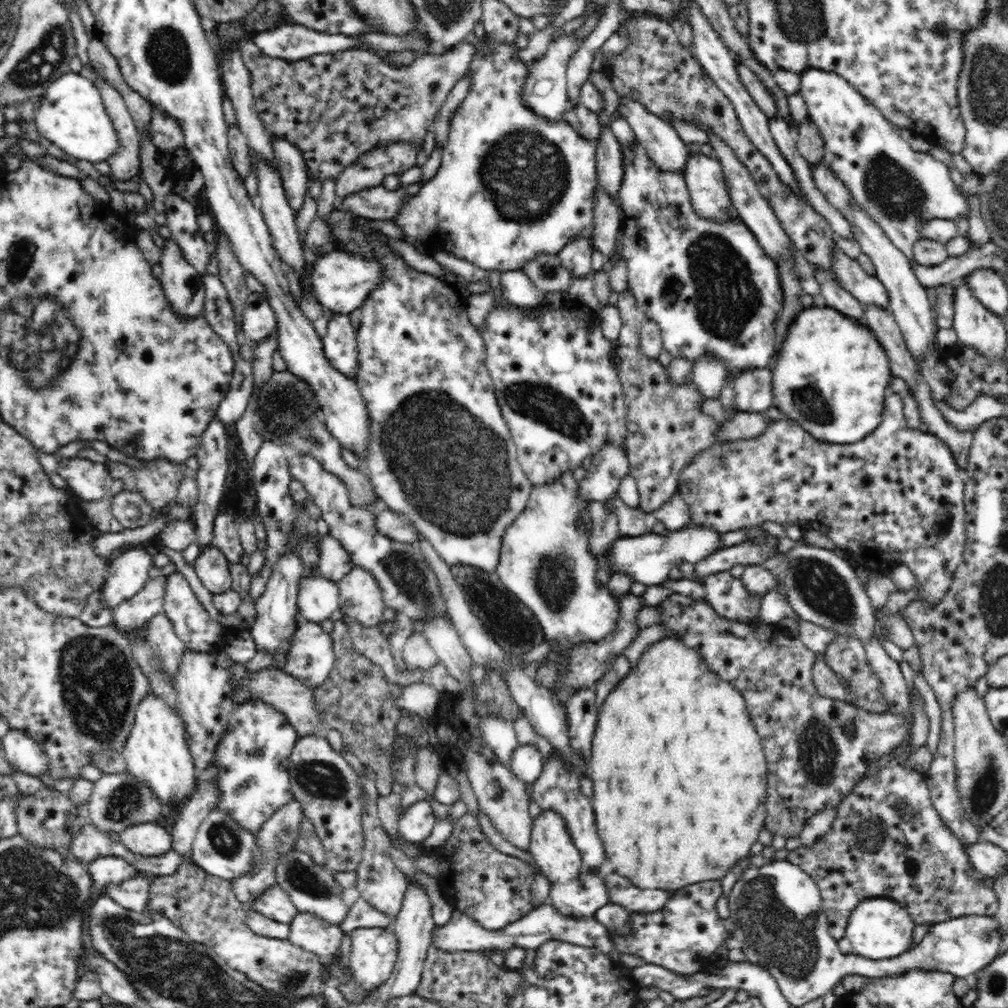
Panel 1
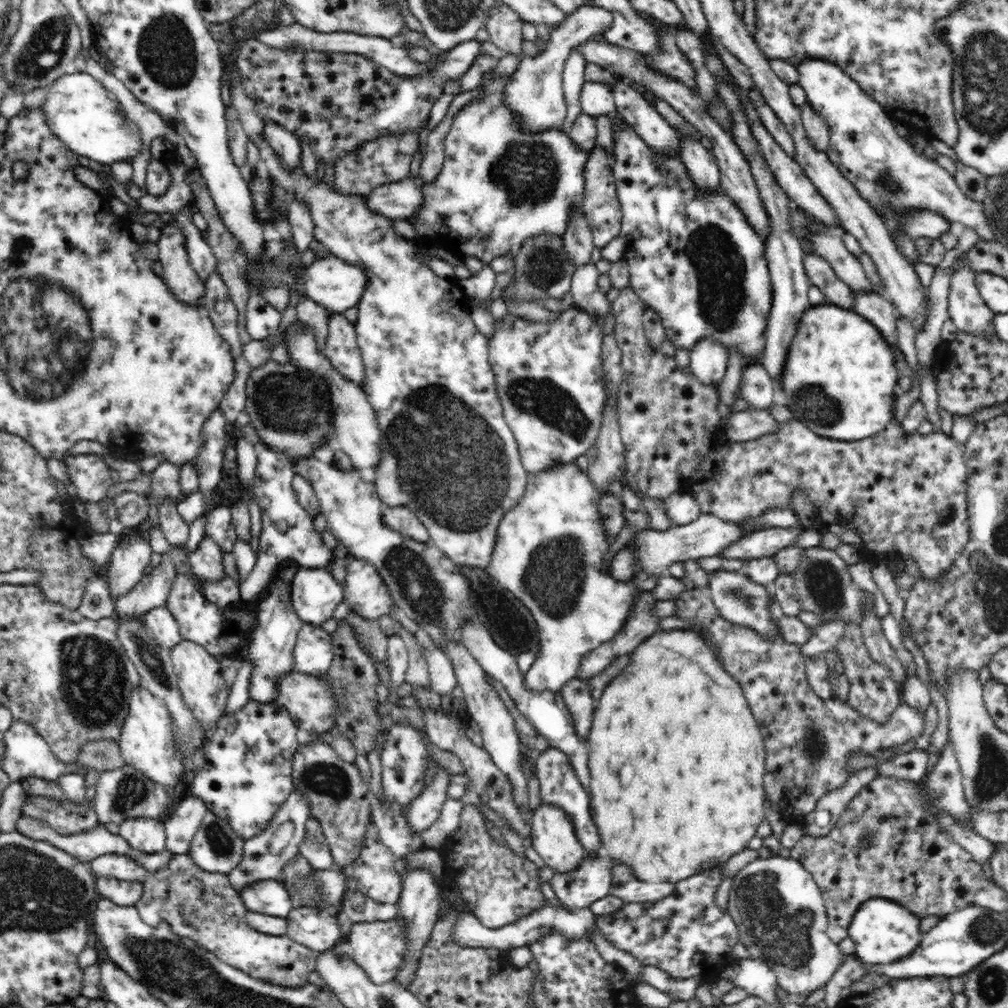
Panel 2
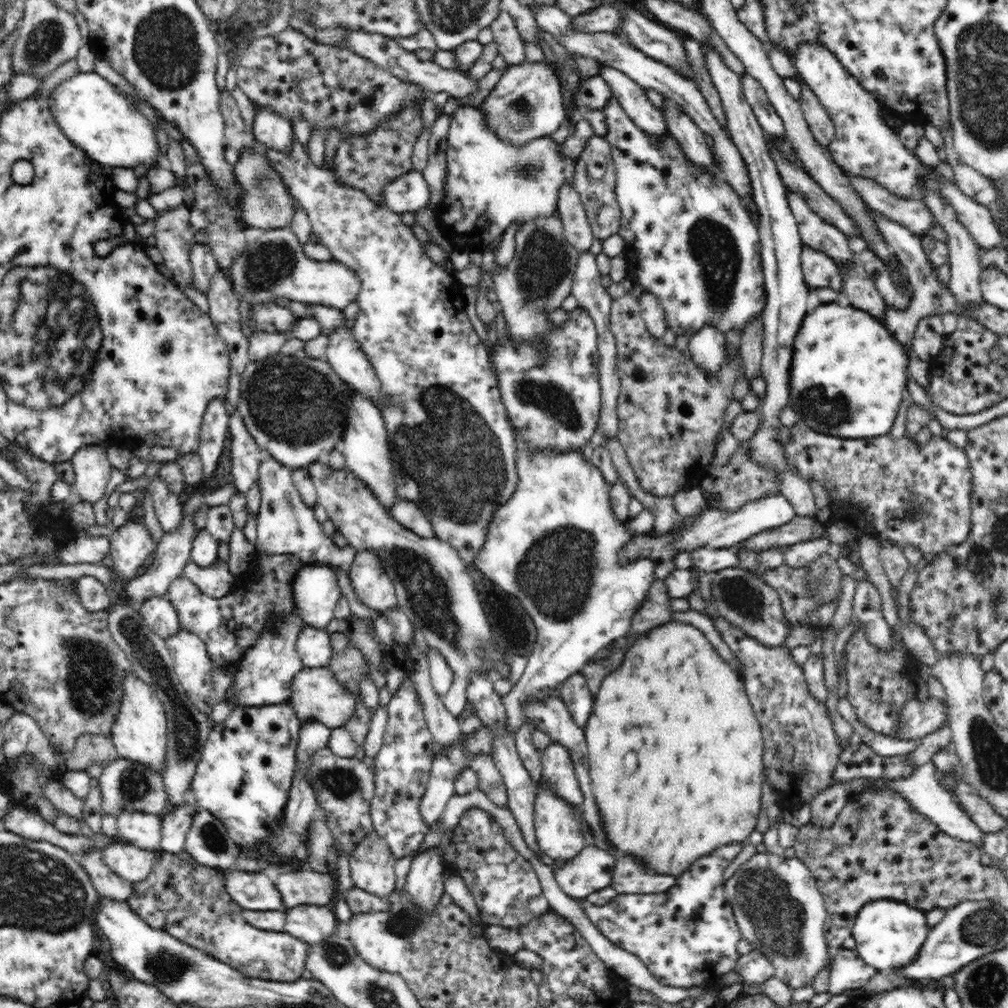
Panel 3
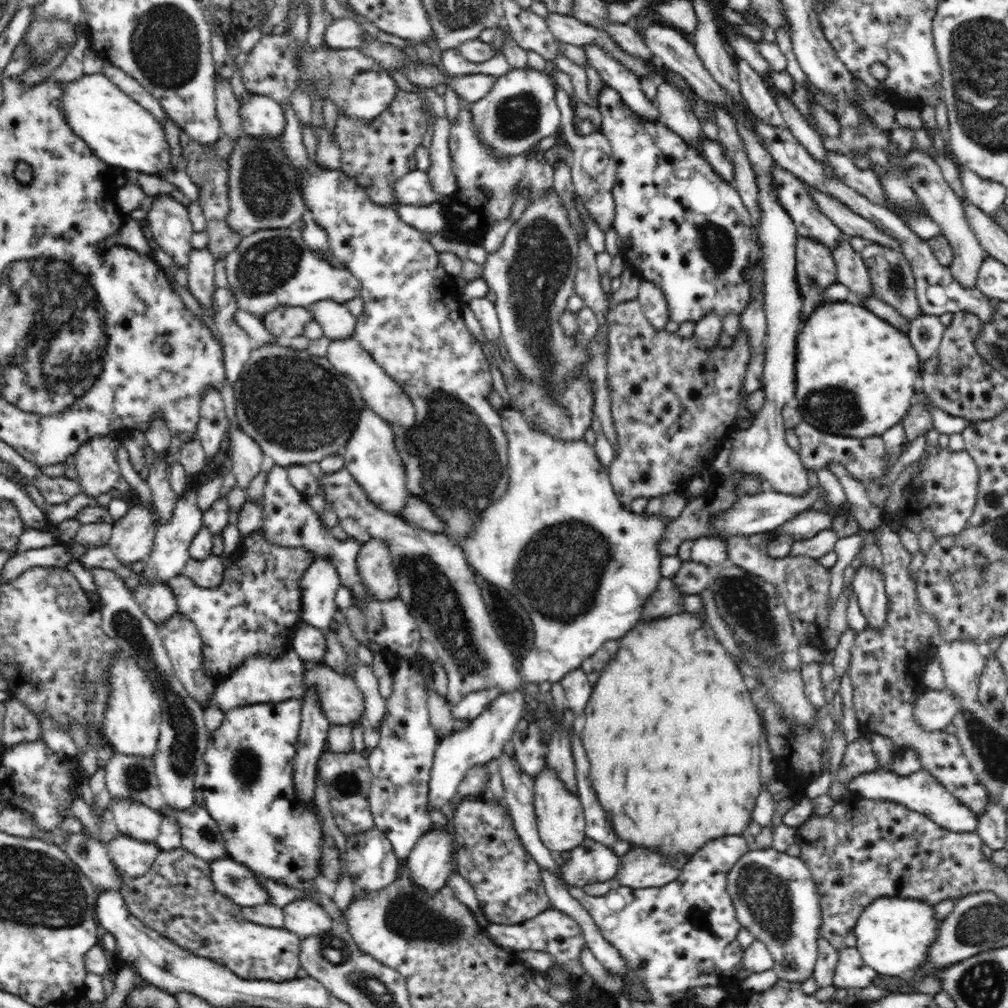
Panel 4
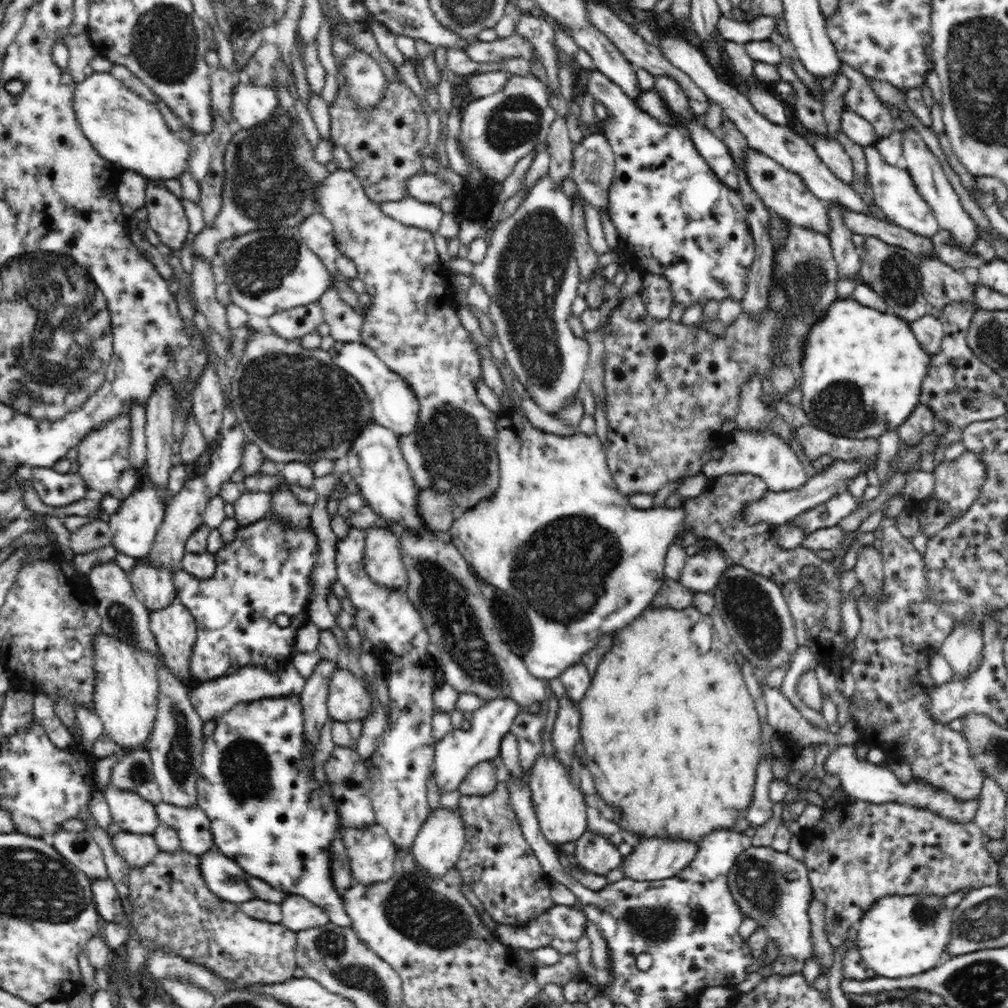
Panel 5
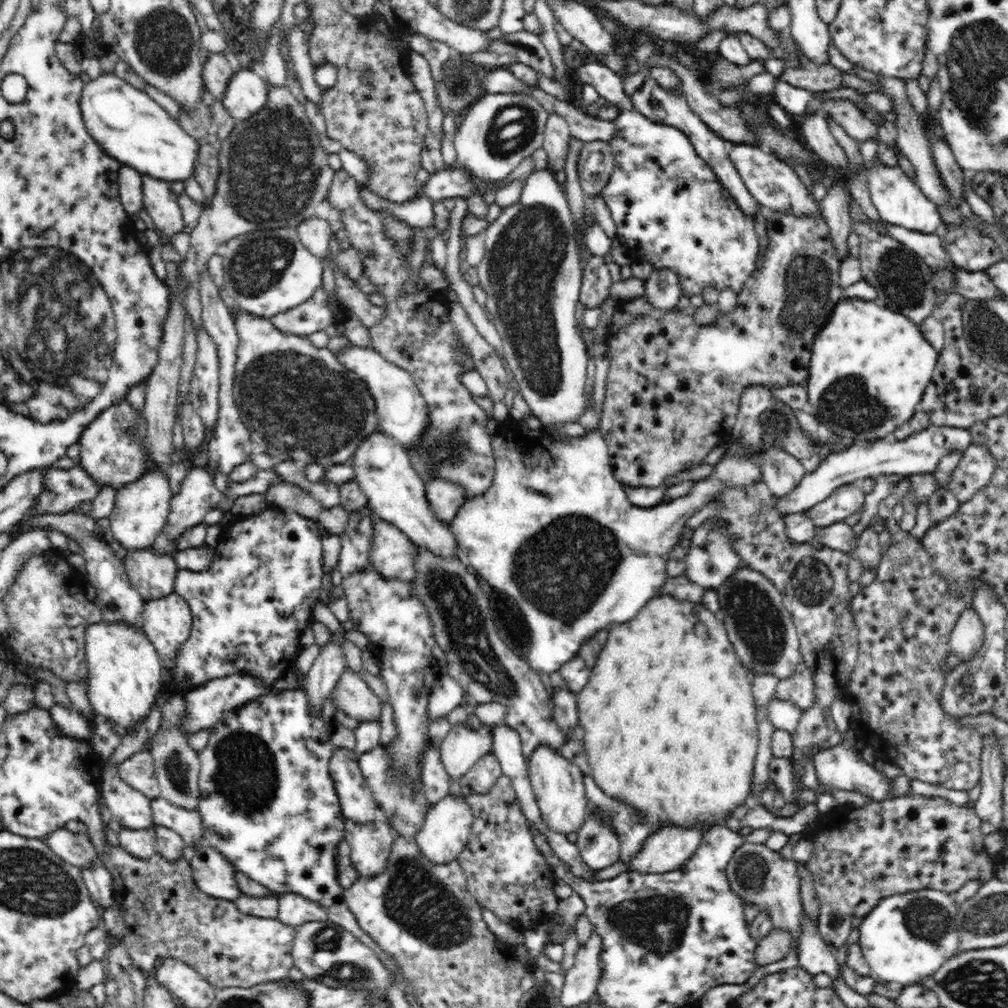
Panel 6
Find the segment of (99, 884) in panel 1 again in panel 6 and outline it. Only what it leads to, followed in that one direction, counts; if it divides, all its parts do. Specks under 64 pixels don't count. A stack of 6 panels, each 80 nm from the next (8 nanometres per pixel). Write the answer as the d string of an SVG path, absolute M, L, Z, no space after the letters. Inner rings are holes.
M117 827L119 848L124 849L136 859L149 860L158 853L155 829L132 830Z

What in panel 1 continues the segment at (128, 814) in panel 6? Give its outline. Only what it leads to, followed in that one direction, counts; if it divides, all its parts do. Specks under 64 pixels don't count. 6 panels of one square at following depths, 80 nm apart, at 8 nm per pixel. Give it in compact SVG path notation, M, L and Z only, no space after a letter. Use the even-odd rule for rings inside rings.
M156 822L126 826L119 836L124 847L142 856L162 856L172 849L172 835Z

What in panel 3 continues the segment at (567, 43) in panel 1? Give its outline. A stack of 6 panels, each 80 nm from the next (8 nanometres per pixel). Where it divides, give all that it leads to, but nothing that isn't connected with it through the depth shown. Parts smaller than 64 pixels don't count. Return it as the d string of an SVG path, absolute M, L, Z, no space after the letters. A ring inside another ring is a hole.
M609 4L600 5L578 16L571 17L573 27L578 32L614 32L622 18L621 10ZM524 61L519 65L512 65L501 76L491 93L480 104L484 111L486 125L500 137L514 146L520 146L529 140L548 136L556 132L565 121L567 110L562 103L563 91L560 79L556 75L557 64Z

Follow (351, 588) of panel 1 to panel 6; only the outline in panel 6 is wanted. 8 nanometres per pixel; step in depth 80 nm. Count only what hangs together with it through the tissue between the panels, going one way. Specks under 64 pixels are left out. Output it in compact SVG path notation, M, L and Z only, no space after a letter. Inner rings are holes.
M377 519L374 524L374 536L371 540L369 559L373 569L388 580L397 578L410 582L415 575L414 561L417 555L416 544L406 537L390 522Z

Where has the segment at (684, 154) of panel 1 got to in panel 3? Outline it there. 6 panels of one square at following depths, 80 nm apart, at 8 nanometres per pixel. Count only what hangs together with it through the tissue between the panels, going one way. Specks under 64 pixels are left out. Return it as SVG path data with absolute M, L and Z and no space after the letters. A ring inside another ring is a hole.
M600 64L600 76L610 85L615 96L633 123L650 136L666 136L666 119L662 110L652 105L646 90L636 84L627 74Z

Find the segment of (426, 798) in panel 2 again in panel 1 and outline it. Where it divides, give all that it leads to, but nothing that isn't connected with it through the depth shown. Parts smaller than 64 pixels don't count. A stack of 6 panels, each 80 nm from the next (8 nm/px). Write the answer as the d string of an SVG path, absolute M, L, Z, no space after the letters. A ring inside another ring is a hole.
M426 799L406 808L398 821L399 836L408 843L421 846L436 824L437 818L433 812L431 800Z

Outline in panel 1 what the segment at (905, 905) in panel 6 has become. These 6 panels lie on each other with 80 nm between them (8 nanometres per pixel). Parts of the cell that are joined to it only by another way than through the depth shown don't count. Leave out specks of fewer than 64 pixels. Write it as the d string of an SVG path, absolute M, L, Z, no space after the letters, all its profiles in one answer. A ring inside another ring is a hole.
M872 897L861 900L850 914L845 937L851 942L854 954L870 960L891 959L910 950L915 922L907 909L892 899Z

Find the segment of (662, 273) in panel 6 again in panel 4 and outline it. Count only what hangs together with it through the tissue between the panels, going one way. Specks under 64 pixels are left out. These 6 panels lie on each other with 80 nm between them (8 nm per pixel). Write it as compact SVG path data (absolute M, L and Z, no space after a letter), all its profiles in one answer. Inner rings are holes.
M643 281L639 288L637 300L641 304L642 311L644 311L650 325L656 331L665 329L669 321L669 313L662 289L656 287L652 281Z

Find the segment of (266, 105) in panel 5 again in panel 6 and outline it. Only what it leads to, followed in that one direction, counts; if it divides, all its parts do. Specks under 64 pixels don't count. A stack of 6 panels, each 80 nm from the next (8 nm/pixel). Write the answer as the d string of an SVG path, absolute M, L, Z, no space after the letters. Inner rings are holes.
M248 69L236 71L230 78L222 105L235 121L246 120L254 116L268 102L266 80Z

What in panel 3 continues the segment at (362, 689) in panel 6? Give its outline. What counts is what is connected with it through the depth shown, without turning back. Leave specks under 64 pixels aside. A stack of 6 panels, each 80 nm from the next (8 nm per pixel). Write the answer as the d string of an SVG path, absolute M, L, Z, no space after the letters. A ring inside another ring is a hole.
M329 667L306 668L294 675L290 683L291 693L287 702L292 705L295 715L301 725L315 720L328 729L343 727L346 721L354 718L357 696L347 691L338 680L334 678Z

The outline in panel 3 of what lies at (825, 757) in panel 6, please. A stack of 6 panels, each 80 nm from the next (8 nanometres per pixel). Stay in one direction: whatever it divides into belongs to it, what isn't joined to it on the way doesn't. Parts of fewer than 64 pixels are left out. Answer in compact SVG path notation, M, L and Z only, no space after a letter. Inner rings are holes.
M926 762L917 772L910 778L898 778L898 780L888 780L887 778L872 778L866 782L866 790L885 790L885 792L898 792L909 804L918 812L926 815L942 832L948 836L963 840L963 842L971 842L978 848L982 849L984 837L982 831L976 826L976 823L962 811L960 804L953 798L950 792L946 791L936 778L937 769L933 762Z

